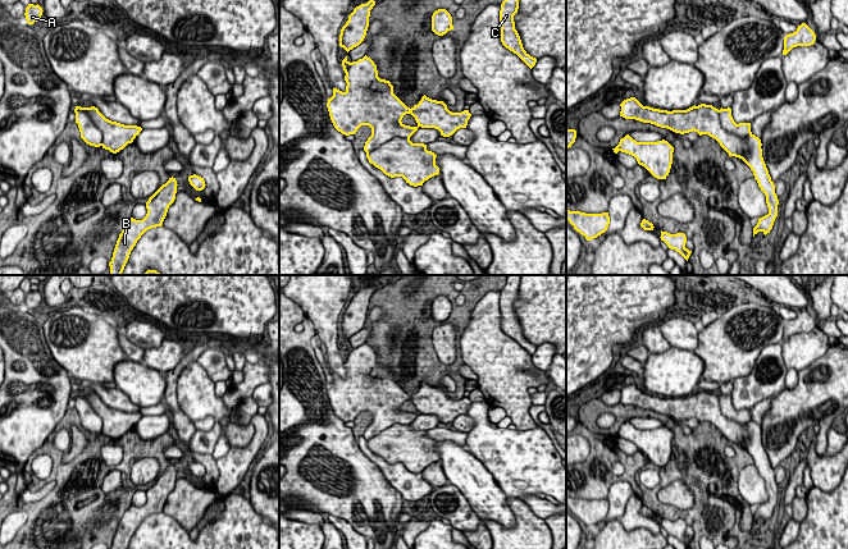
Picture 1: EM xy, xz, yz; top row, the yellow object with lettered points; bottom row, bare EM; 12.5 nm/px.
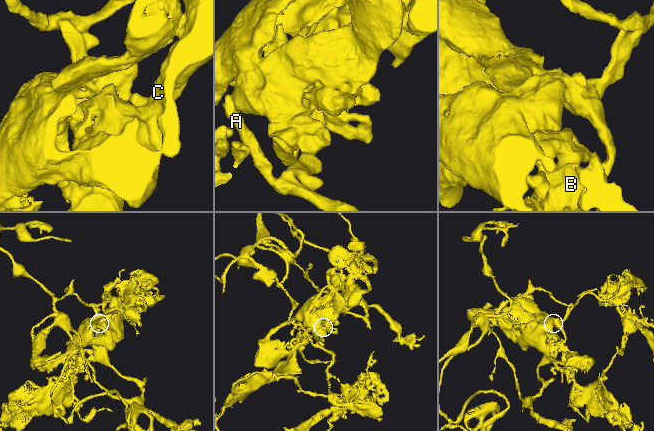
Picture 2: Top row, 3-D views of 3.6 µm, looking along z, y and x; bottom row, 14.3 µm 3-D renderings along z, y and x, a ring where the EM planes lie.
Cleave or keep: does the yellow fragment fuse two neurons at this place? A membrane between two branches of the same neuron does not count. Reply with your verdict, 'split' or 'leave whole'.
leave whole

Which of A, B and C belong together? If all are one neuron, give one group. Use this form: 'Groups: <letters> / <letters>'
Groups: A B C

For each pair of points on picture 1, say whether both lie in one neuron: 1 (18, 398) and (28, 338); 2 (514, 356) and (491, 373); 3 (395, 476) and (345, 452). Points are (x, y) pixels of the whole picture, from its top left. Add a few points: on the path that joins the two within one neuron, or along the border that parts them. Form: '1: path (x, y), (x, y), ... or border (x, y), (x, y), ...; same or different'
1: path (28, 383), (28, 353); same
2: path (509, 361), (496, 373); same
3: border (359, 447), (378, 467), (384, 479), (399, 492); different

